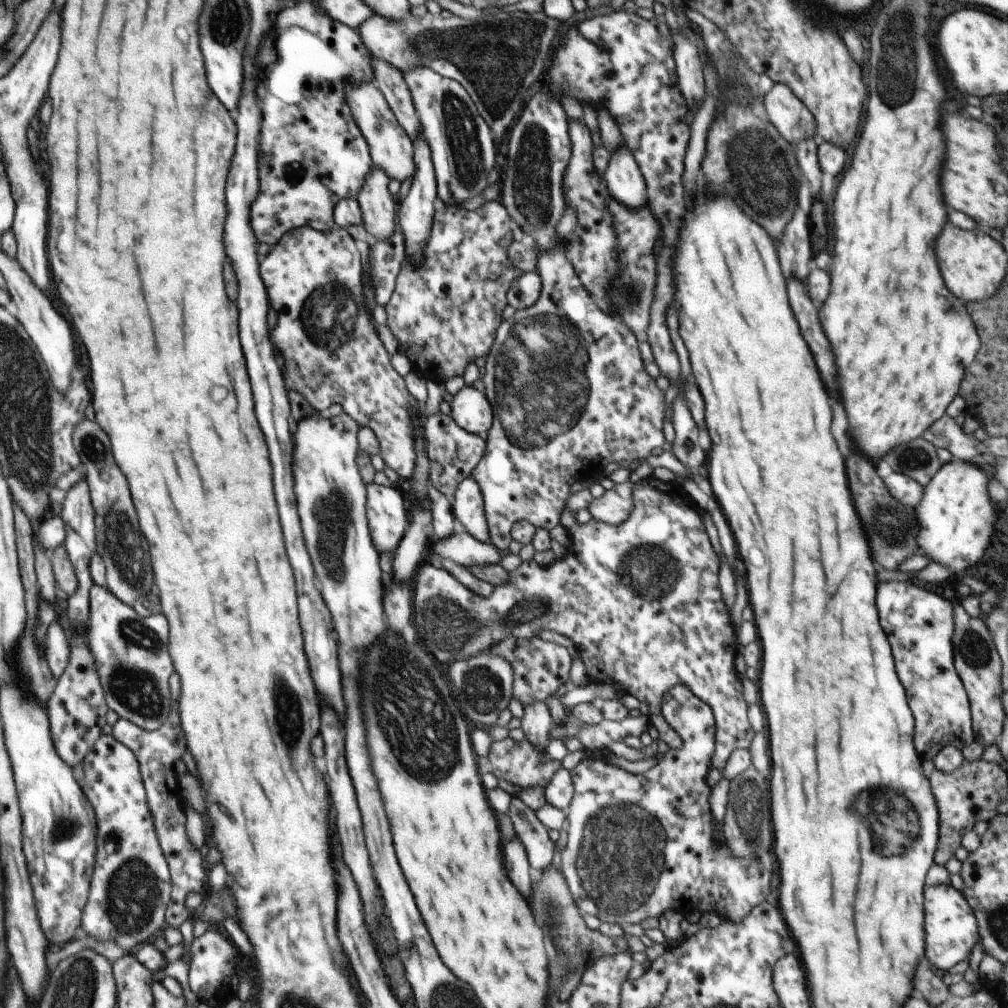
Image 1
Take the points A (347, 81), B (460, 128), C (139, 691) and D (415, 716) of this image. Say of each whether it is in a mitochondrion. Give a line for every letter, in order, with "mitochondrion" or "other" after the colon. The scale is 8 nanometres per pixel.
A: other
B: mitochondrion
C: mitochondrion
D: mitochondrion

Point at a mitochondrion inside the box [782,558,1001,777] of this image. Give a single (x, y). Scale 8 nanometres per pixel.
(975, 654)

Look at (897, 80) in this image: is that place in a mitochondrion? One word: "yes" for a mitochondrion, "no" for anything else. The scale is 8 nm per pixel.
yes

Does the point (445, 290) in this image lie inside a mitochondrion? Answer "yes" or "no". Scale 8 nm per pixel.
no

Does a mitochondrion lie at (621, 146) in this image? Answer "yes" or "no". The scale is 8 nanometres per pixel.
no

